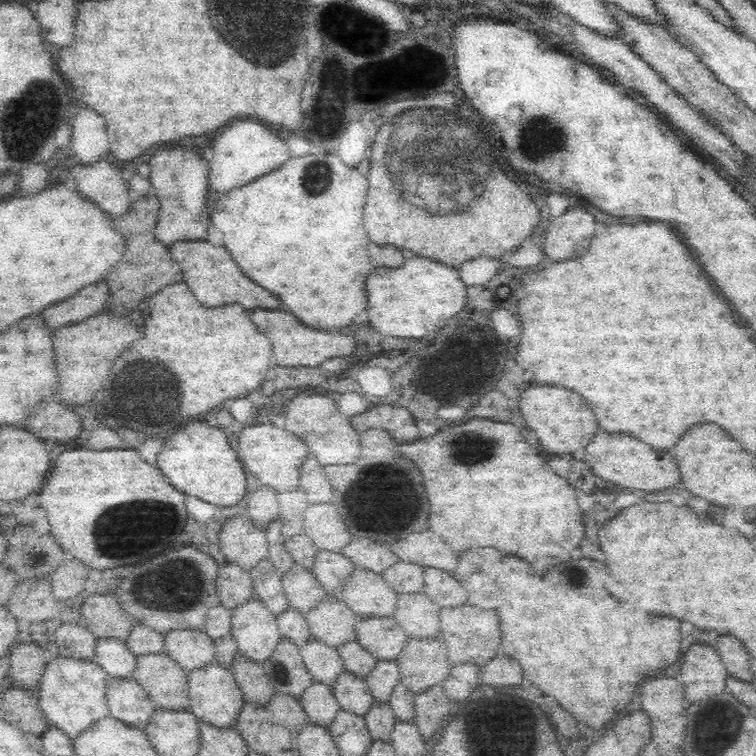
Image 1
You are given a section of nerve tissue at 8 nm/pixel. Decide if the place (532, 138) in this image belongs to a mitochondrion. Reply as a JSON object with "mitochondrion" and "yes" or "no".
{"mitochondrion":"yes"}

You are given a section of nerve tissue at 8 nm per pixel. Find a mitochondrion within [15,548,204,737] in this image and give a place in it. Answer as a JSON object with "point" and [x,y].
{"point":[164,576]}

